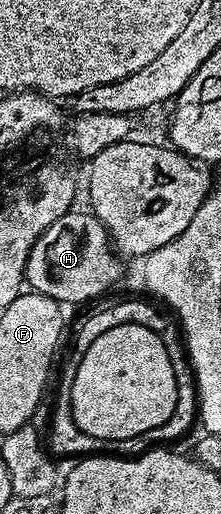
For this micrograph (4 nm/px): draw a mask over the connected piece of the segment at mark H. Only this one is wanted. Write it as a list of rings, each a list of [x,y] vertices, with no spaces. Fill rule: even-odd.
[[[90,210],[68,211],[34,242],[24,278],[31,291],[54,298],[62,306],[84,304],[120,280],[125,261],[114,251],[108,229]]]

